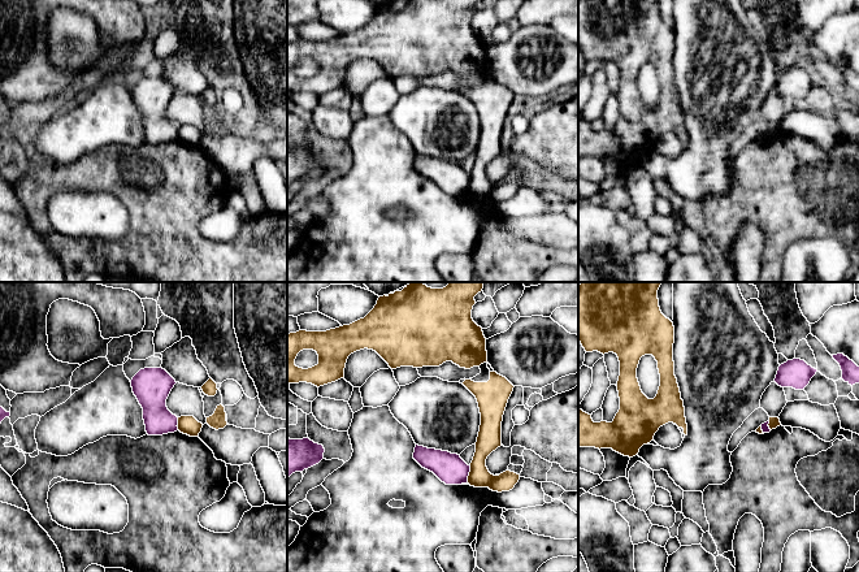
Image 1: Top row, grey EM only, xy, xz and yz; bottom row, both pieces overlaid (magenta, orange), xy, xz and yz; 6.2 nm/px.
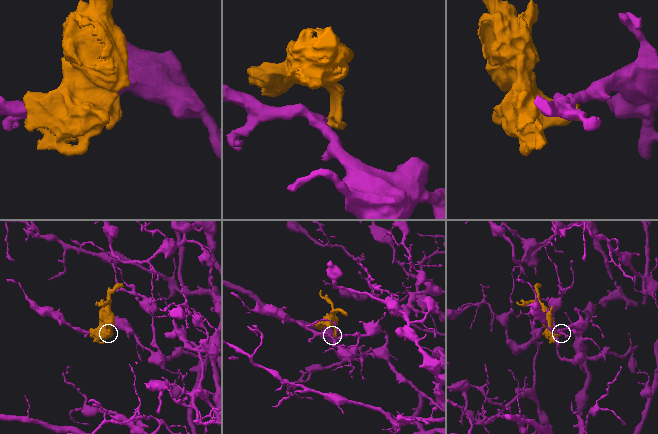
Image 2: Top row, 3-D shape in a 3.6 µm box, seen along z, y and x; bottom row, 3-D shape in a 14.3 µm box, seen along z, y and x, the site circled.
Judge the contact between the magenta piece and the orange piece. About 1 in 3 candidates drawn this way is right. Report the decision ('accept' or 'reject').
reject

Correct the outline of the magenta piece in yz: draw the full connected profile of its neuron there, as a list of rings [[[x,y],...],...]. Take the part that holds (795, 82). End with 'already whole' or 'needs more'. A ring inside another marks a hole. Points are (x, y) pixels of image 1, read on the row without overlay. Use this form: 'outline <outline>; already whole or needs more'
outline [[[793,68],[778,75],[775,91],[781,96],[804,99],[817,78],[808,74],[804,69]]]; already whole

